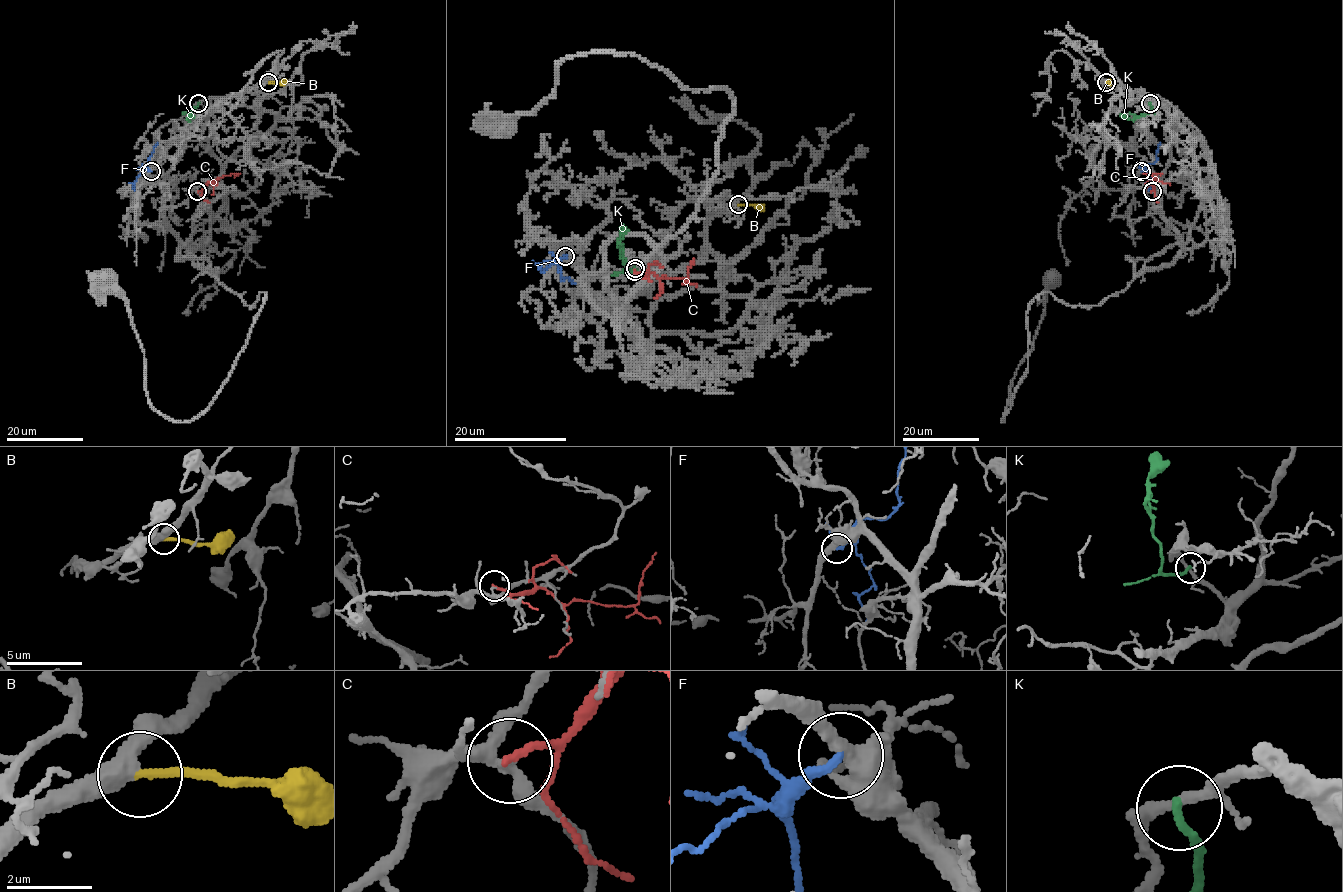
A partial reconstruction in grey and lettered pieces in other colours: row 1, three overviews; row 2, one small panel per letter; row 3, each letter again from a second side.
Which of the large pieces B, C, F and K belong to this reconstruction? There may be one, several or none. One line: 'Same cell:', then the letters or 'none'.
Same cell: B

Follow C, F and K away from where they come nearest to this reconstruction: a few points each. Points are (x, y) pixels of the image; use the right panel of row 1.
C: (1152, 191), (1157, 174), (1143, 173)
F: (1141, 171), (1157, 160), (1160, 143)
K: (1150, 103), (1151, 110), (1133, 119), (1120, 114)

